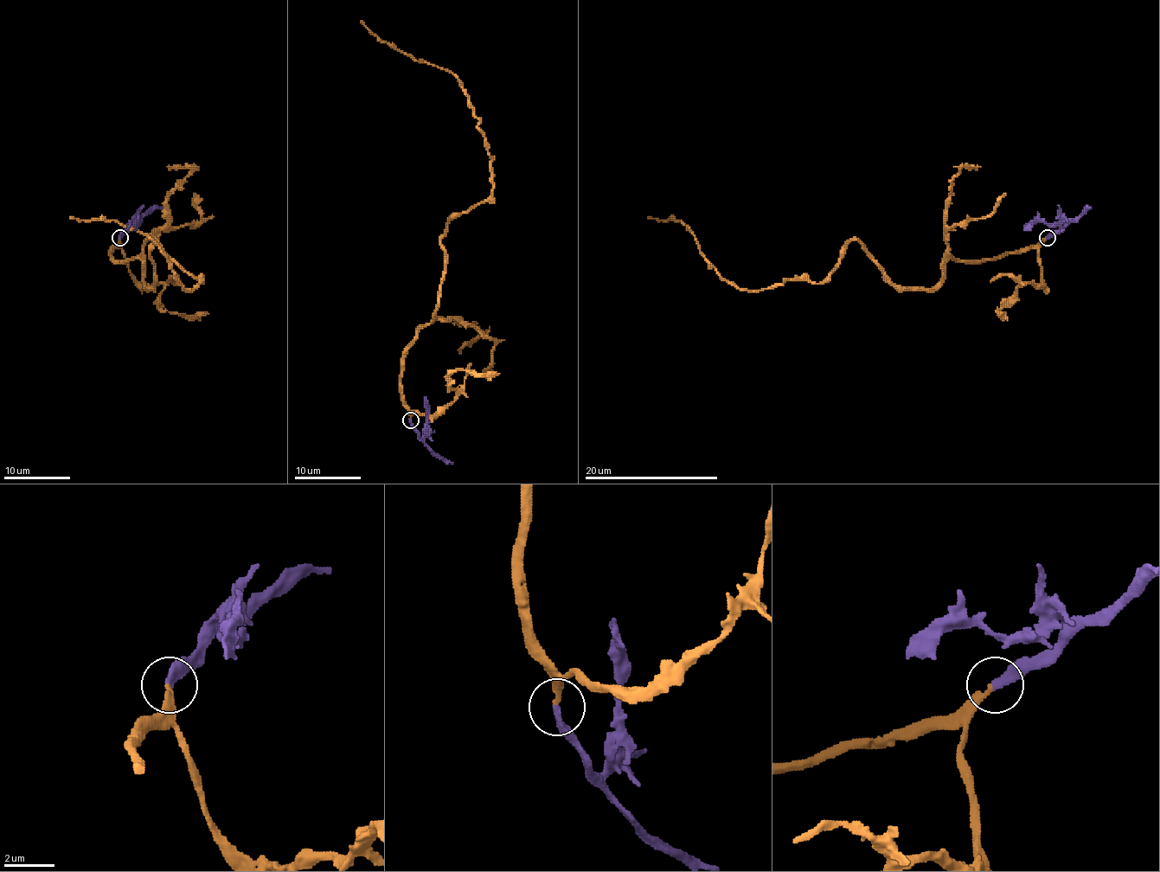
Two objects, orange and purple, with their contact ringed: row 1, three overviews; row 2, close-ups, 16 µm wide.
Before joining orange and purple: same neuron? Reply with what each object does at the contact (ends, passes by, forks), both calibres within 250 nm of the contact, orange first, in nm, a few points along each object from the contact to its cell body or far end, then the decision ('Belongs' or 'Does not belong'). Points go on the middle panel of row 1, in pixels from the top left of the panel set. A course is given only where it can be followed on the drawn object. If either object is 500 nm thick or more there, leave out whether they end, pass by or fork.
At the ring orange ends. At the ring purple ends. Thickness 240 nm (orange) against 320 nm. Course of orange: (411, 419), (406, 349), (439, 304), (445, 225), (493, 193), (491, 157), (463, 84), (361, 21). Course of purple: (411, 420), (411, 426), (420, 437), (427, 424), (426, 397). Belongs

